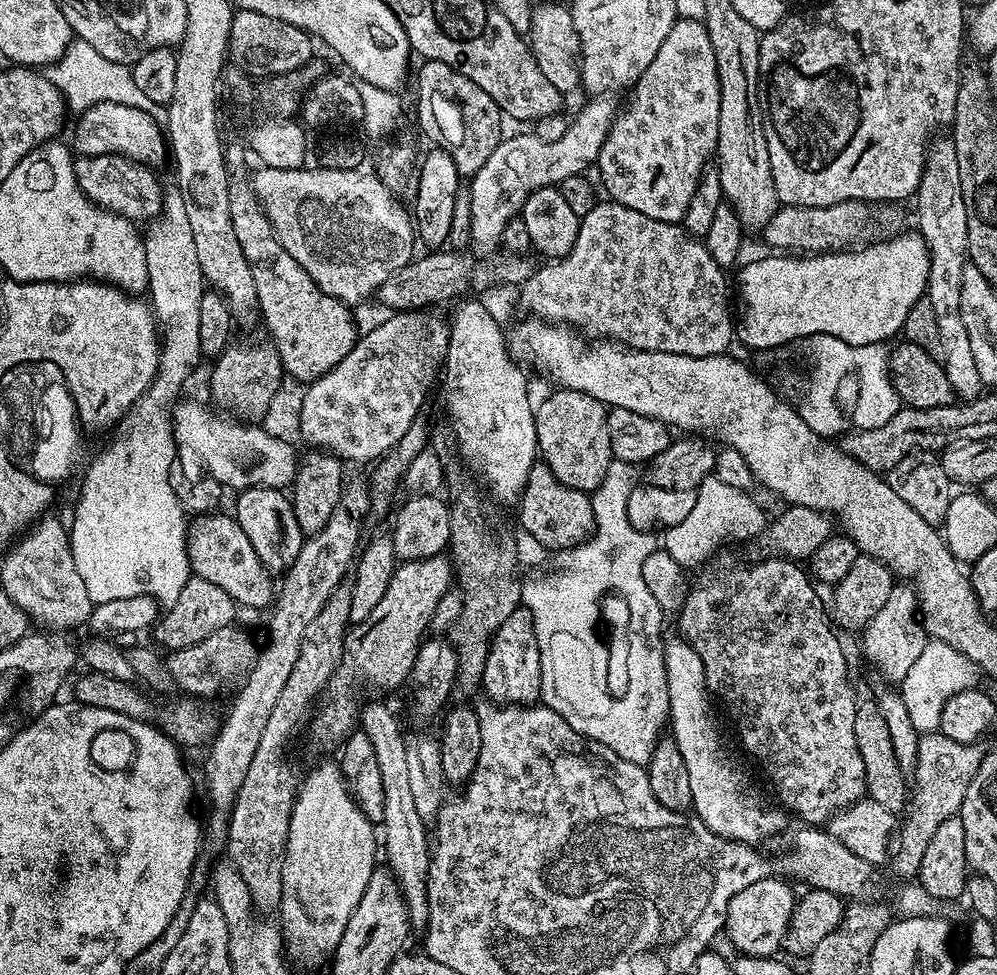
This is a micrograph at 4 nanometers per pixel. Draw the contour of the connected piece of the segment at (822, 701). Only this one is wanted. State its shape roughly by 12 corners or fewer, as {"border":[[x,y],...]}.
{"border":[[764,558],[678,613],[740,744],[808,826],[865,799],[817,585]]}

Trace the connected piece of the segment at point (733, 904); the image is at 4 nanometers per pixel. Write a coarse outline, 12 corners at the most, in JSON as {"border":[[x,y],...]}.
{"border":[[775,875],[730,898],[737,953],[775,957],[798,896]]}

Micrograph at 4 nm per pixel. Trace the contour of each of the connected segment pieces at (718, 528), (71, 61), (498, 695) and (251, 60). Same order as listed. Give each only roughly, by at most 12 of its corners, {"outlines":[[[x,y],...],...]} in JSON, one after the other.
{"outlines":[[[710,475],[682,522],[662,536],[681,570],[723,540],[764,535],[747,492]],[[73,39],[46,75],[76,114],[149,107],[129,65]],[[530,610],[492,636],[482,692],[501,706],[541,699]],[[233,11],[228,53],[245,73],[295,72],[313,59],[303,28]]]}

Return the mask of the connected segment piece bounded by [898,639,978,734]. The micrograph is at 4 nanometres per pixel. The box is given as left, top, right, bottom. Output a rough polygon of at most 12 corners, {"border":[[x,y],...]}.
{"border":[[929,639],[899,685],[917,733],[935,732],[978,669]]}

